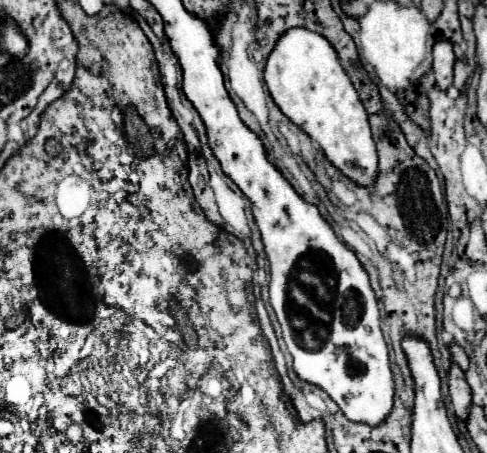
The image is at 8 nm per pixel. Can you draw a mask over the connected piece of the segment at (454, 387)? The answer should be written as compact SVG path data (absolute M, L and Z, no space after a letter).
M452 361L450 365L450 371L448 371L448 385L450 385L450 399L452 399L452 405L454 405L454 411L456 411L456 417L466 421L466 411L470 409L470 387L464 379L464 371Z

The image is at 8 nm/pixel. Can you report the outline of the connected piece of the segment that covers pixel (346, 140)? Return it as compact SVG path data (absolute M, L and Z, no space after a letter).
M304 27L284 31L266 59L264 81L282 113L320 145L330 163L358 185L374 183L378 155L370 135L366 109L362 107L350 77L342 71L334 47L330 47L322 35Z

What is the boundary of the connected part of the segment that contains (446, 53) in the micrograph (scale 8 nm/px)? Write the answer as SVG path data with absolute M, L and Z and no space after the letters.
M436 43L434 45L434 51L432 51L432 57L434 57L434 63L432 63L432 71L436 75L436 87L446 91L450 85L452 85L452 77L454 77L454 63L456 63L456 57L454 57L454 51L452 51L452 45L450 43Z

